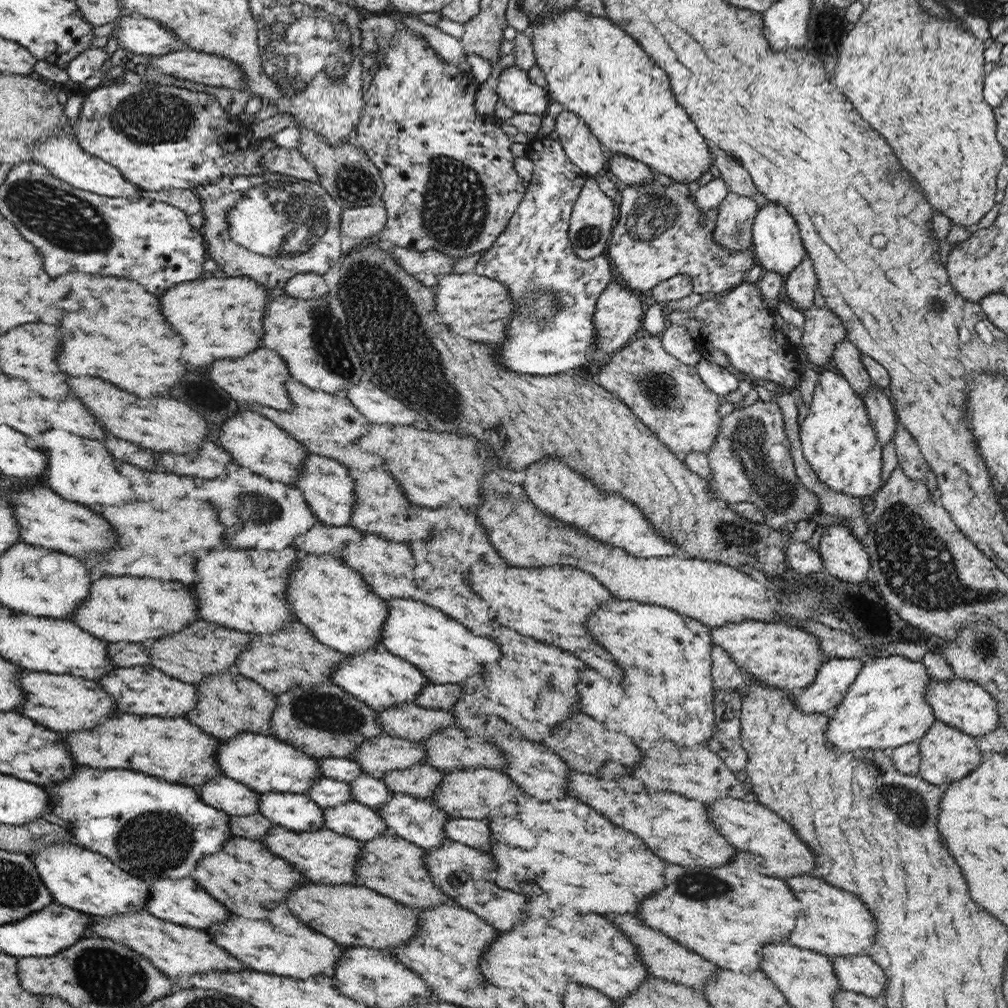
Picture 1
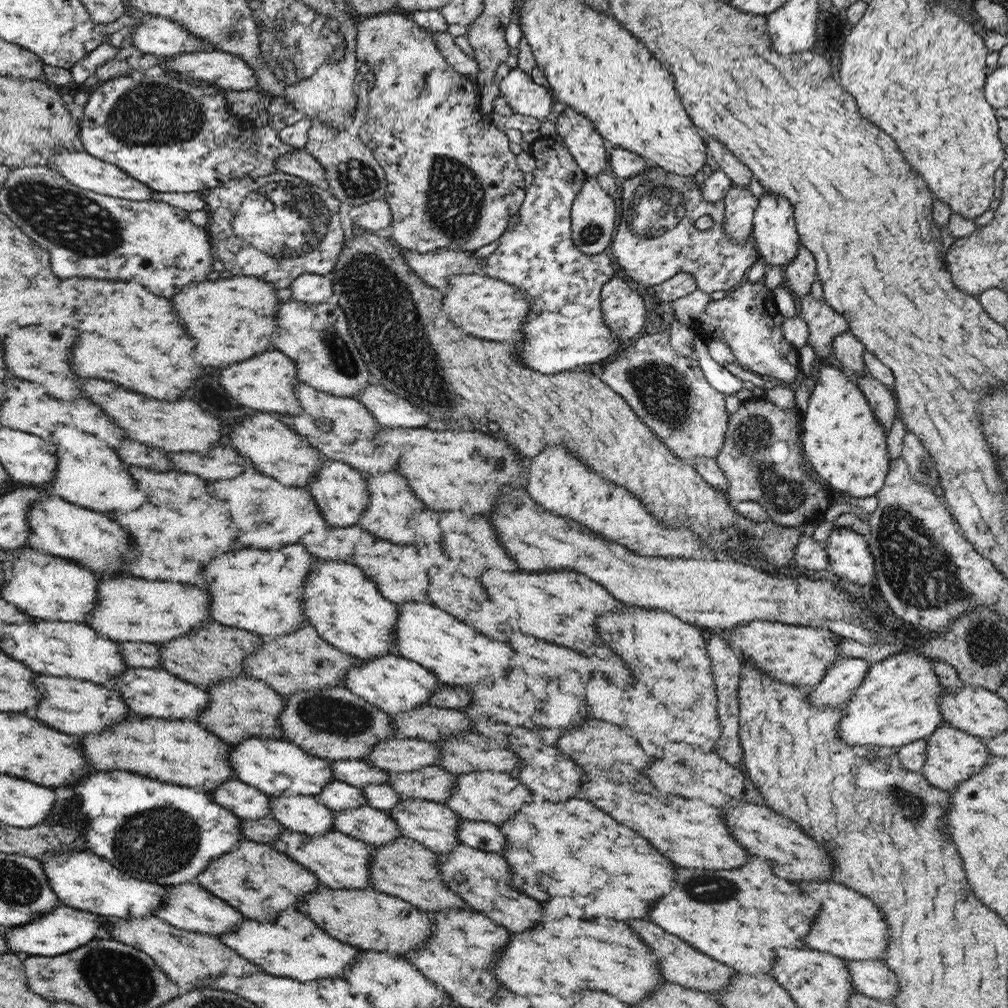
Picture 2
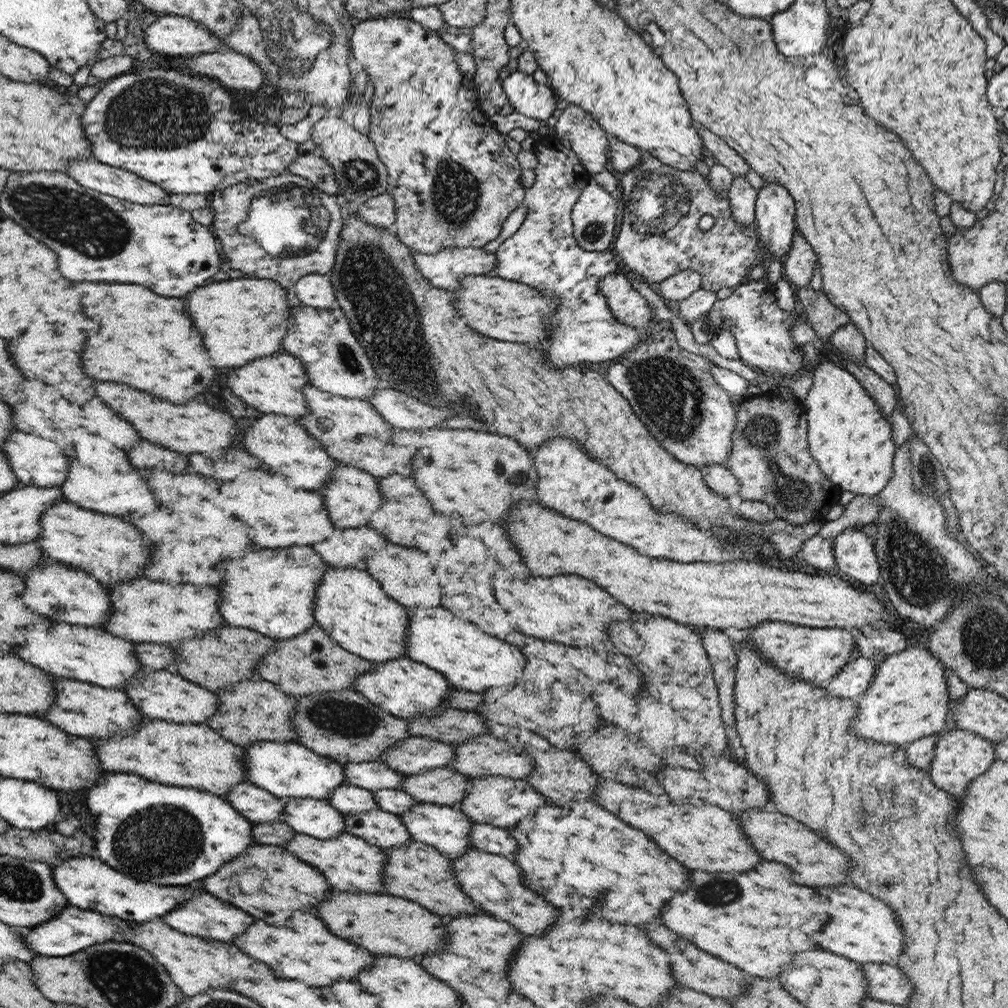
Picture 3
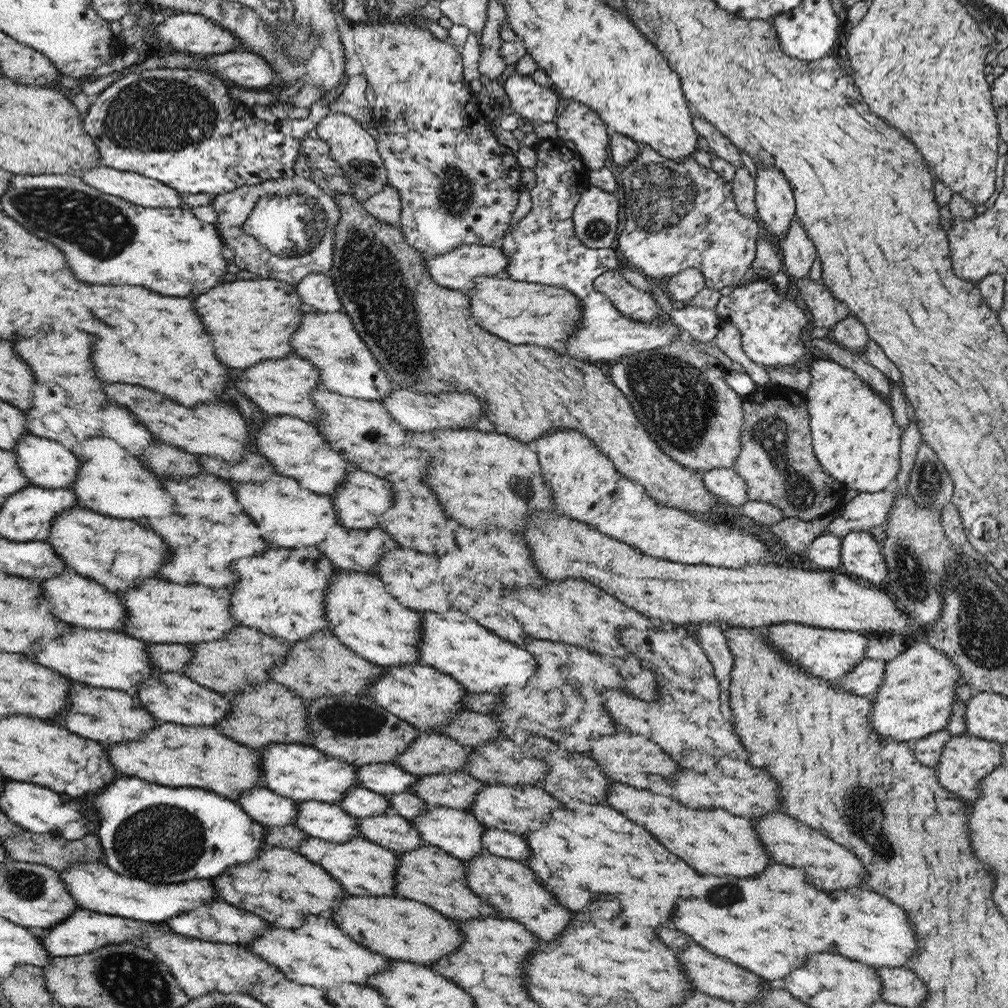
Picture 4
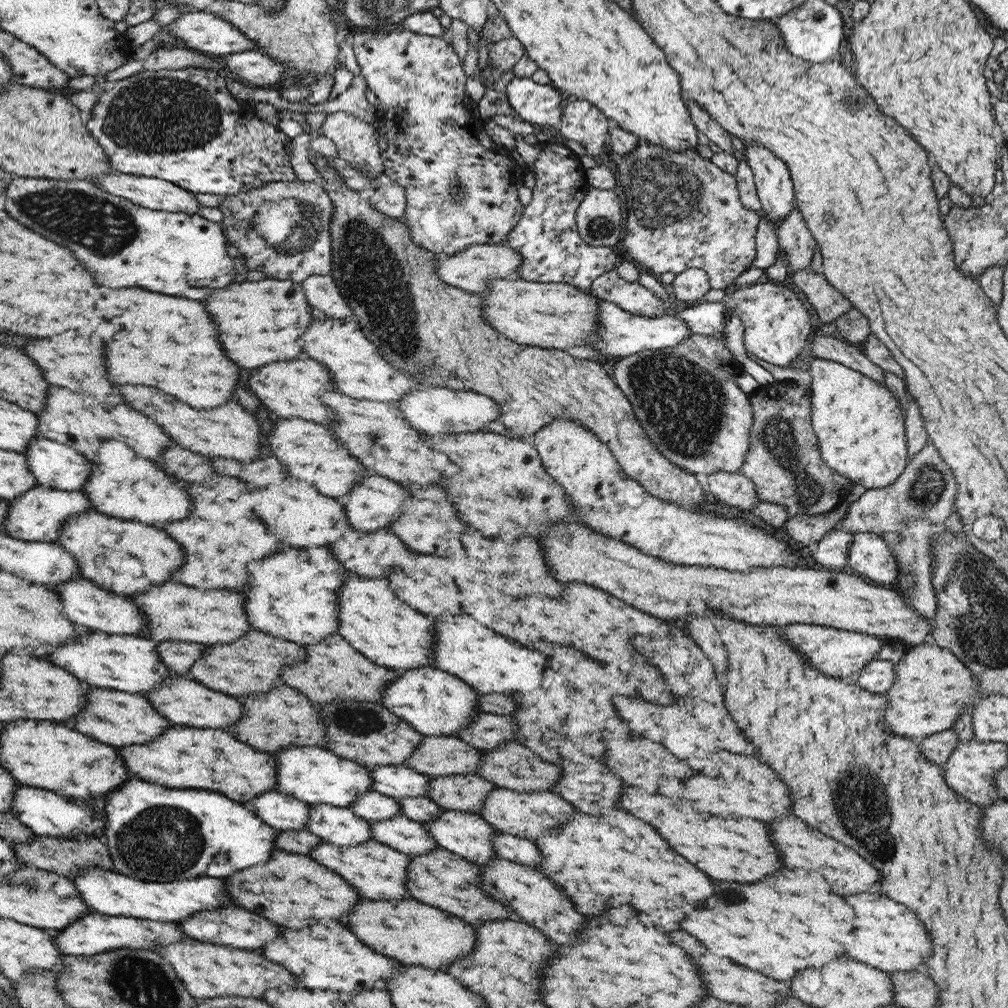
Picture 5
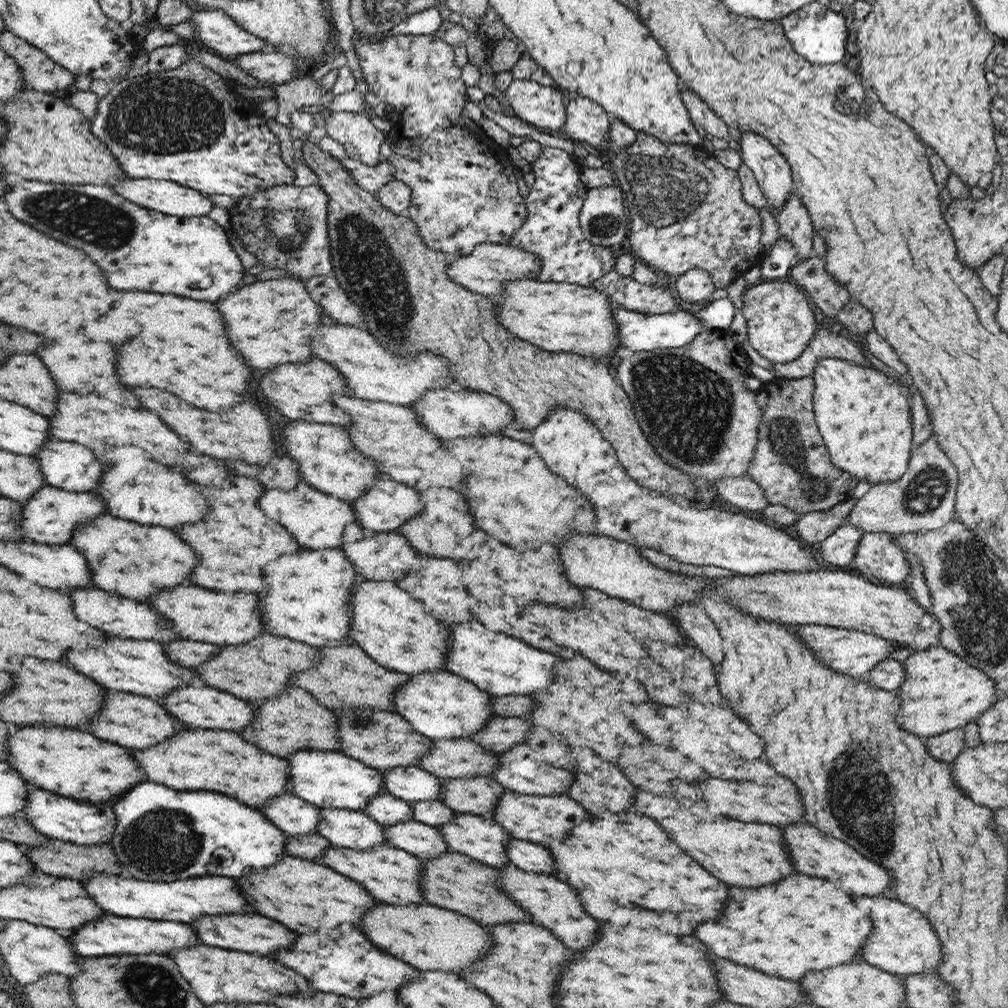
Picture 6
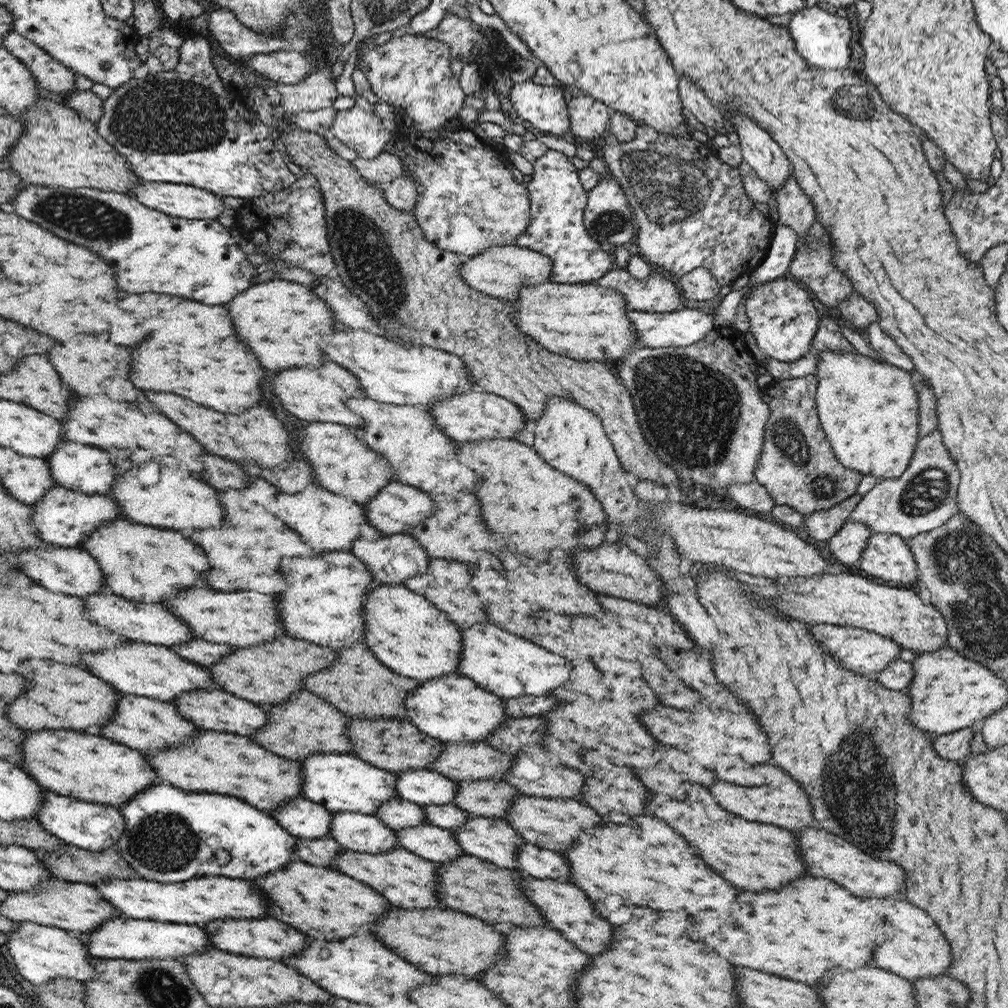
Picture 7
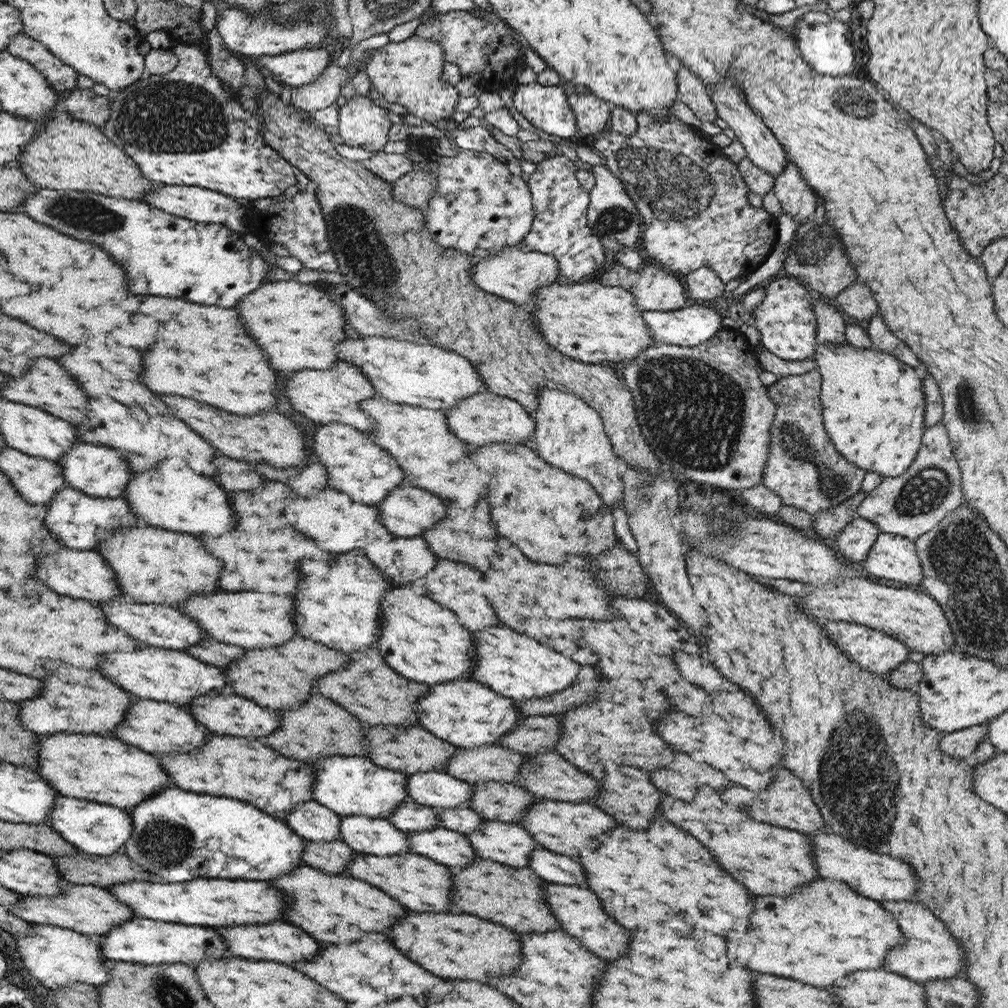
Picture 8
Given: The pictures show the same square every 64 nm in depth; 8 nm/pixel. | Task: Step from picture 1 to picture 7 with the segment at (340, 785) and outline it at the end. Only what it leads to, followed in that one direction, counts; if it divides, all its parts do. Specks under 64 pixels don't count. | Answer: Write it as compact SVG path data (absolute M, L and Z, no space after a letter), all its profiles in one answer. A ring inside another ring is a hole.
M400 797L386 799L378 807L376 818L394 831L428 823L426 822L426 814L424 814L422 806L410 802L410 800L402 800Z

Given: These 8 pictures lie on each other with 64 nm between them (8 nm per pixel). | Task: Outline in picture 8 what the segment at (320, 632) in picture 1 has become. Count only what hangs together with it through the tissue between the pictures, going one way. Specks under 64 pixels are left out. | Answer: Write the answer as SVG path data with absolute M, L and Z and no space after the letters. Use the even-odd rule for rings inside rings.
M407 585L394 586L390 591L386 591L386 595L380 601L380 606L382 606L382 613L379 617L380 637L378 637L378 641L374 641L374 647L378 649L390 668L393 668L404 678L430 686L454 679L474 678L472 667L476 666L474 666L472 654L476 657L476 650L472 646L470 632L458 624L452 610L442 608L432 599L416 594Z

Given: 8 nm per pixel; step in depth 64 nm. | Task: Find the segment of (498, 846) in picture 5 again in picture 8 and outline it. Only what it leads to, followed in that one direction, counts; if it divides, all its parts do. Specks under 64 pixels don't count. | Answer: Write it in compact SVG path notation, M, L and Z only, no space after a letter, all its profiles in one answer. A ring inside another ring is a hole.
M534 849L530 853L528 868L534 870L546 883L560 883L588 888L588 882L582 872L582 864L573 857L550 852L550 850Z

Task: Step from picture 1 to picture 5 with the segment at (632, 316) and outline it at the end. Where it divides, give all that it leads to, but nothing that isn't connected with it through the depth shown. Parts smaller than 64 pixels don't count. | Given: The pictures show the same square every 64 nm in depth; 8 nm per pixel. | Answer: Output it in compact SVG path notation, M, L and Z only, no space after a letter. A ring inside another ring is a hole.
M616 270L608 271L594 279L591 292L600 299L617 304L630 314L654 318L670 312L669 305L662 302L652 290L636 282L626 282Z

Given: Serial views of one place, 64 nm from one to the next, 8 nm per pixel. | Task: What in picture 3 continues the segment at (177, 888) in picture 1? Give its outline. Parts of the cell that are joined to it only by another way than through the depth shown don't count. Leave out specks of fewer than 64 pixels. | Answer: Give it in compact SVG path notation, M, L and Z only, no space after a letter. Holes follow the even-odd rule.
M192 889L190 897L178 905L178 908L172 909L170 913L163 916L165 922L168 922L174 930L182 931L184 934L204 937L205 939L216 939L222 942L232 942L238 934L242 936L246 928L250 928L254 922L254 916L248 916L248 913L233 904L222 900L210 894L208 891L198 891Z

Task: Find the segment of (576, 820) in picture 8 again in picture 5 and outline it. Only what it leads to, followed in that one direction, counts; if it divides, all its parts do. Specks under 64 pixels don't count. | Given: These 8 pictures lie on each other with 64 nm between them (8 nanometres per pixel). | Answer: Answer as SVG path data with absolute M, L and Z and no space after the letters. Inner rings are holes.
M494 787L486 795L480 816L494 826L500 833L519 836L531 841L538 839L544 832L552 831L562 825L564 815L579 812L572 804L550 791L520 791L509 788Z

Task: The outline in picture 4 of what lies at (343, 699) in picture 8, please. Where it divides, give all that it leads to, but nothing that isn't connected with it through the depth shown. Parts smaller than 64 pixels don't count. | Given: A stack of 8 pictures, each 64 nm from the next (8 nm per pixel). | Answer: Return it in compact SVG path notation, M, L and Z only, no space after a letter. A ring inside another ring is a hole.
M328 631L314 633L304 641L291 643L286 657L274 665L271 680L286 686L304 700L326 695L362 695L367 696L374 679L380 677L386 667L374 664L350 650L345 643Z

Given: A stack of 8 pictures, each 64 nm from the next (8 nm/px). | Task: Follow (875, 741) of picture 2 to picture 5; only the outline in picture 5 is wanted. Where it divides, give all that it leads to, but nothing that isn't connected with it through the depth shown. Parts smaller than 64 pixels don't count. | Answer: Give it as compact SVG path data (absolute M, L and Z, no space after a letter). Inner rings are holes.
M922 643L922 645L908 647L904 657L894 663L894 674L896 679L890 685L890 689L884 692L888 698L888 705L884 709L884 726L898 736L921 740L924 737L952 729L954 721L966 711L972 714L972 707L978 703L980 697L987 693L982 690L980 682L974 678L974 674L962 664L949 650L939 647L933 643Z

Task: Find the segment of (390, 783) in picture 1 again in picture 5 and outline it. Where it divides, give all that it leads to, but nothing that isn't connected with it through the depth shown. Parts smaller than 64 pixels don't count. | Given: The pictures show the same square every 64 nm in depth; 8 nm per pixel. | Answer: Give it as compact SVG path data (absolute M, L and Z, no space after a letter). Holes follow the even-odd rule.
M455 774L437 776L428 783L428 798L446 810L478 813L486 795L496 785L477 774Z

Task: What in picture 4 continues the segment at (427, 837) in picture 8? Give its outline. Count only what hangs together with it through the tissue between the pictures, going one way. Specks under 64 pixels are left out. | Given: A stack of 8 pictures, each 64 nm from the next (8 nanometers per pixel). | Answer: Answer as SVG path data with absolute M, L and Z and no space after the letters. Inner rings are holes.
M384 813L357 819L362 837L398 854L425 844L416 828L413 828L412 822L398 814Z

